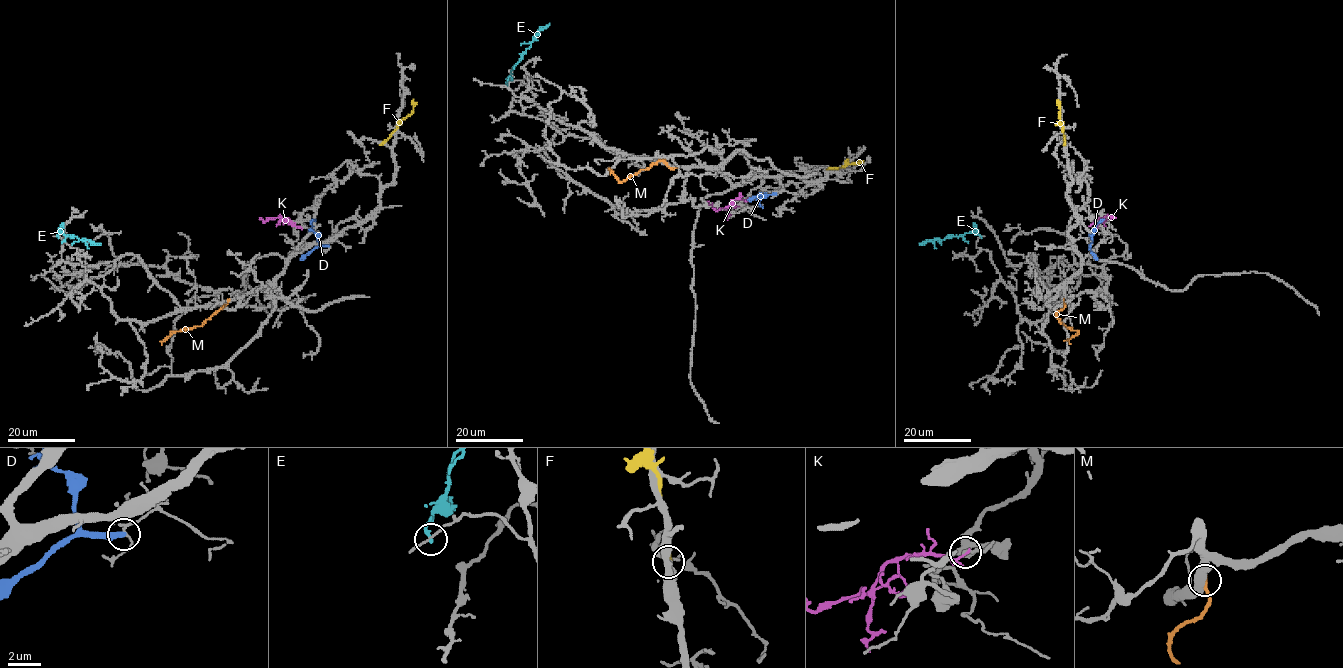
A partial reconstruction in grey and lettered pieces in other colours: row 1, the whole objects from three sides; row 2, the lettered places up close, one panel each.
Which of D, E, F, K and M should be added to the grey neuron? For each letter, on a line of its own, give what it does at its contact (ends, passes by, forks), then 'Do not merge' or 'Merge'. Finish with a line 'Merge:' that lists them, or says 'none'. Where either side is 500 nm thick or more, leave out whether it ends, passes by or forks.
D: It ends there. Do not merge
E: It ends there. Do not merge
F: It ends there. Do not merge
K: It ends there. Do not merge
M: Do not merge
Merge: none

